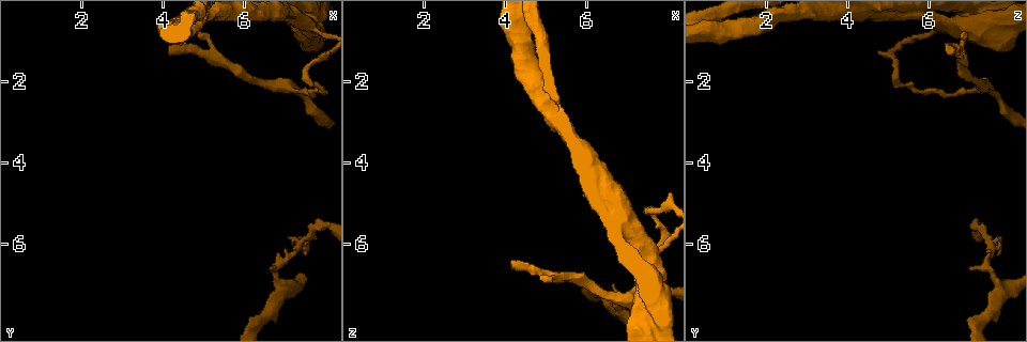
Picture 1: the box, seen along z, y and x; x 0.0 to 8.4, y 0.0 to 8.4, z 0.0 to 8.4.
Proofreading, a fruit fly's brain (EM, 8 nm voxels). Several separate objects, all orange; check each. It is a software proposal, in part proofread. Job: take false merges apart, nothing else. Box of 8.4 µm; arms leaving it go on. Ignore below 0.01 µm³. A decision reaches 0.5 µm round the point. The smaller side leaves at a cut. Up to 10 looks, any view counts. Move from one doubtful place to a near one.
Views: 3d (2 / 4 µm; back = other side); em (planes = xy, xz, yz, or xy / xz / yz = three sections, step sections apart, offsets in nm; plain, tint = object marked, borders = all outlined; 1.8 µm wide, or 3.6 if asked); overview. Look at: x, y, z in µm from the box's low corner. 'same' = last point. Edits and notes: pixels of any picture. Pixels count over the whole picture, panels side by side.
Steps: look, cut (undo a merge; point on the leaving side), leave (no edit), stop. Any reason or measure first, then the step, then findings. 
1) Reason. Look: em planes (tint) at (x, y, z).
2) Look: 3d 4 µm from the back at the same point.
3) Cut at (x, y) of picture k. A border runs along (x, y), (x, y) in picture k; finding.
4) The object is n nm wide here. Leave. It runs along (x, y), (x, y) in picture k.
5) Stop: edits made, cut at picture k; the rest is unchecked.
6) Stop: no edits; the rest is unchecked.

Small branch off a trunk. Look: em xz step 16 (tint) at (7.55, 0.60, 6.30).

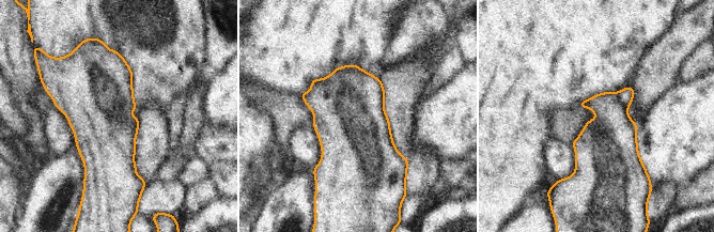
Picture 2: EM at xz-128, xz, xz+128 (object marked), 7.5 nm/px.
Cut at (625, 95) of picture 2. A border runs along (617, 92), (618, 98), (627, 107) in picture 2; two neurons meet here.

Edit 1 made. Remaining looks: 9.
Look: overview.

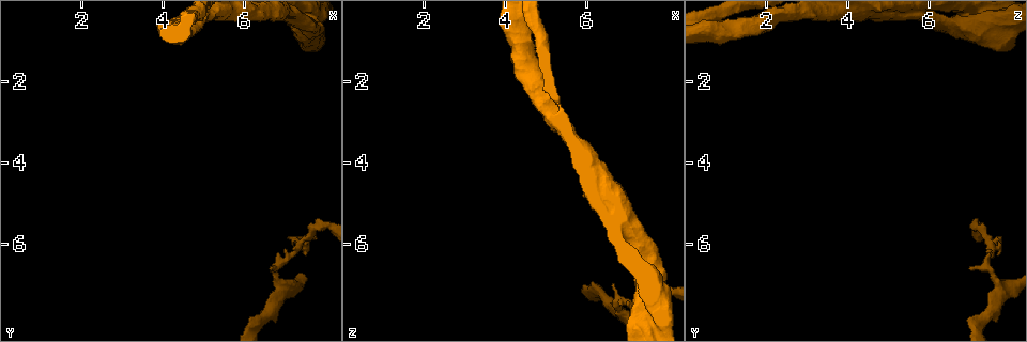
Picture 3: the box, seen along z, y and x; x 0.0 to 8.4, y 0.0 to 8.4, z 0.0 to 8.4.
Abrupt turn. Look: 3d 2 µm at (7.90, 5.50, 7.10).

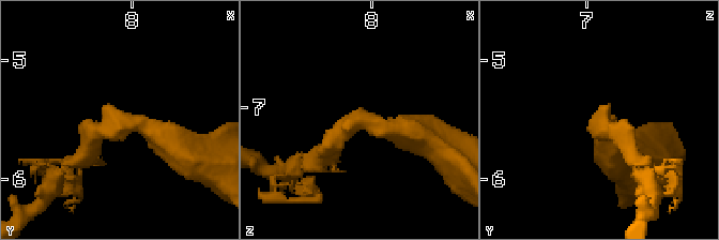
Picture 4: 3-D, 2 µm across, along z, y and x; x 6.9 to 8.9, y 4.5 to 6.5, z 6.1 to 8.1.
Need the tissue. Look: em planes (tint) at (7.88, 5.56, 7.12).

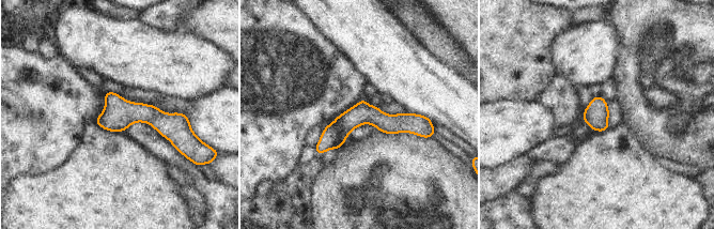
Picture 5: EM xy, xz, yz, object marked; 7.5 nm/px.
Leave. One neuron here.

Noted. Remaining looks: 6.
Sharp bend. Look: 3d 4 µm at (6.85, 7.30, 7.75).

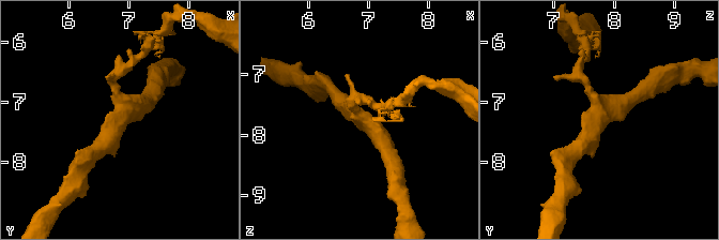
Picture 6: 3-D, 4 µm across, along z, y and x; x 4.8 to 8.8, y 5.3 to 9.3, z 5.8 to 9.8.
3 arms meet here; the arms are 170, 260, 280 nm wide; now the EM. Look: em planes (tint) at (6.85, 7.25, 7.70).

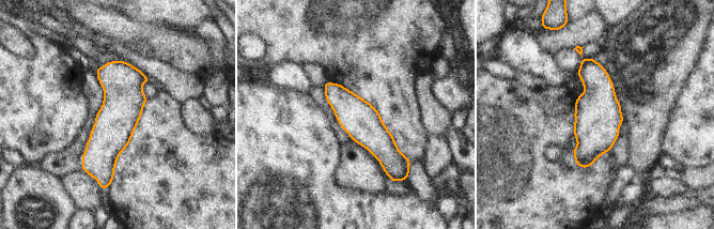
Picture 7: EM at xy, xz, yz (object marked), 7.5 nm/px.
Leave. It runs along (121, 63), (105, 179) in picture 7; continuous, no second neuron.

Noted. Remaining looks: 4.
Stop: edits made, cut at picture 2; the rest is unchecked.

